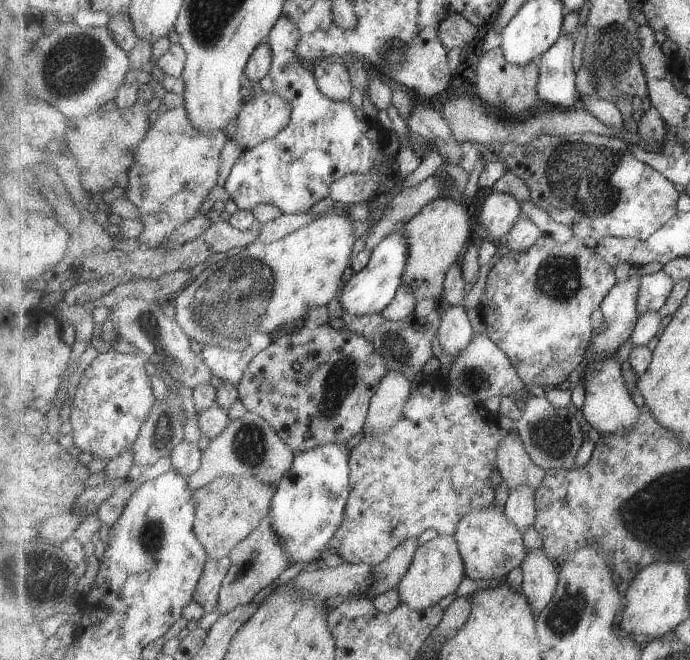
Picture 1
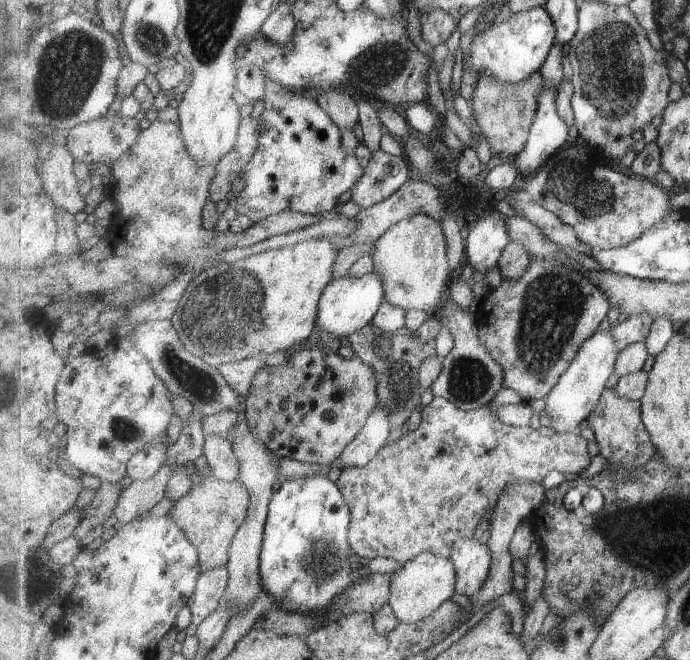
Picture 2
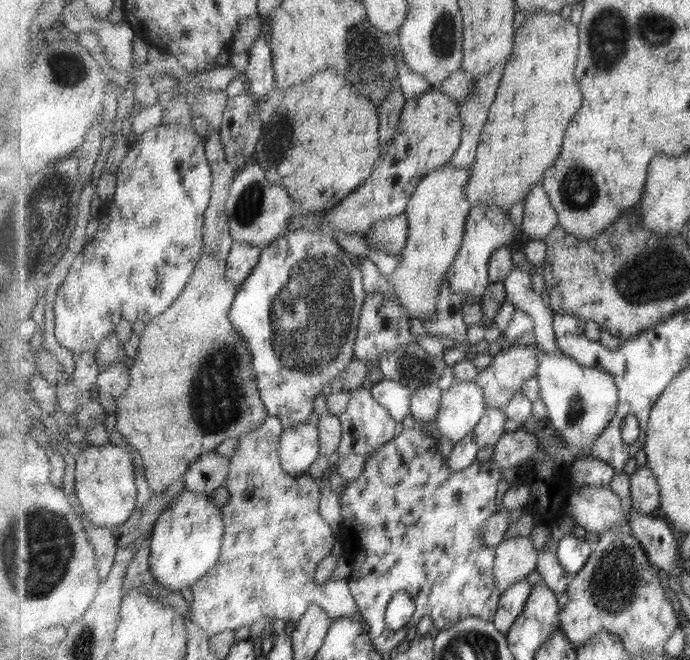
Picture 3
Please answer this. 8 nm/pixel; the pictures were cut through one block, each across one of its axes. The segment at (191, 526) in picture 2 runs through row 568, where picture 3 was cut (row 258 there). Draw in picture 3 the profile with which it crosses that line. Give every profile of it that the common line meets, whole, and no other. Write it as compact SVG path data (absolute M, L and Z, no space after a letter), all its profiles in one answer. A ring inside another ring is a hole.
M206 252L202 255L200 262L197 263L197 268L193 271L192 279L189 280L184 291L179 295L175 304L170 310L162 312L156 319L149 321L145 325L140 337L138 351L133 361L130 363L131 382L130 387L125 391L125 395L119 397L116 402L116 431L119 432L124 441L134 447L142 457L144 466L144 476L149 489L153 494L161 494L176 484L183 482L189 468L194 463L197 463L207 452L215 451L217 446L228 439L238 439L241 434L247 434L257 428L261 428L270 418L269 410L265 402L261 399L260 389L257 388L255 372L252 372L252 353L248 349L248 342L242 338L240 332L234 329L233 323L229 318L229 313L232 310L233 301L236 299L236 294L239 287L228 280L226 276L227 261L219 260L211 252Z

